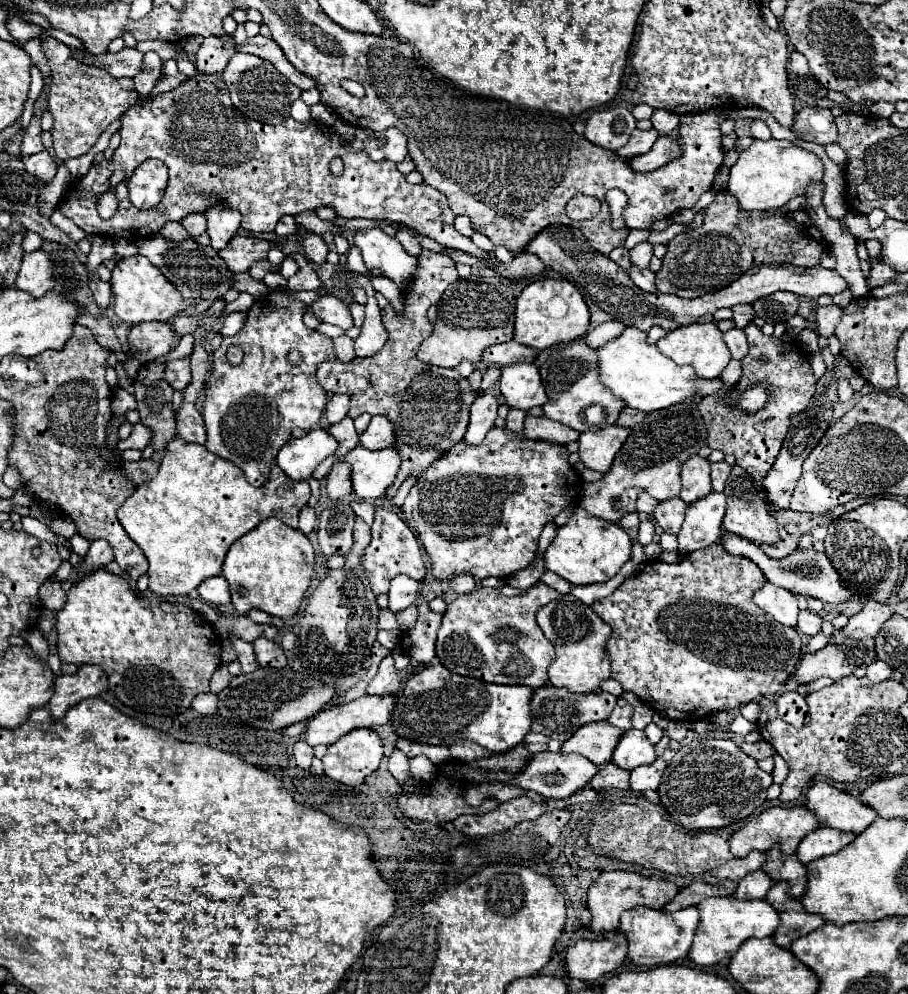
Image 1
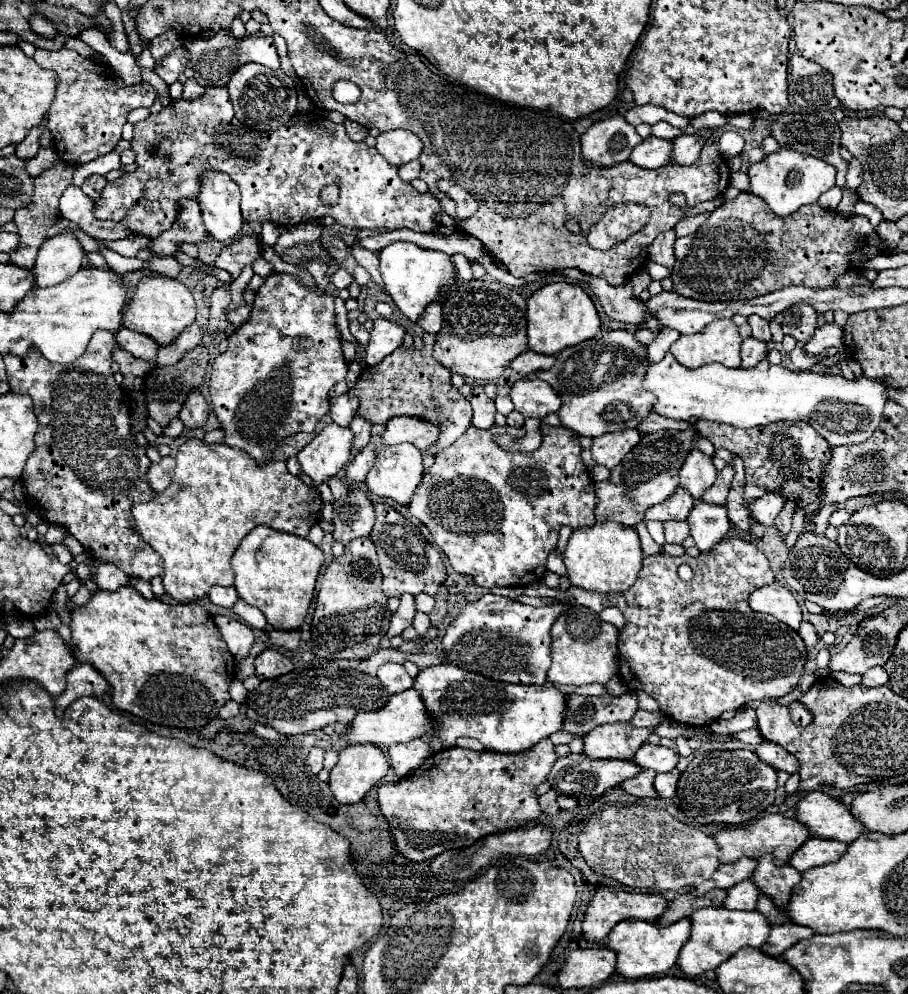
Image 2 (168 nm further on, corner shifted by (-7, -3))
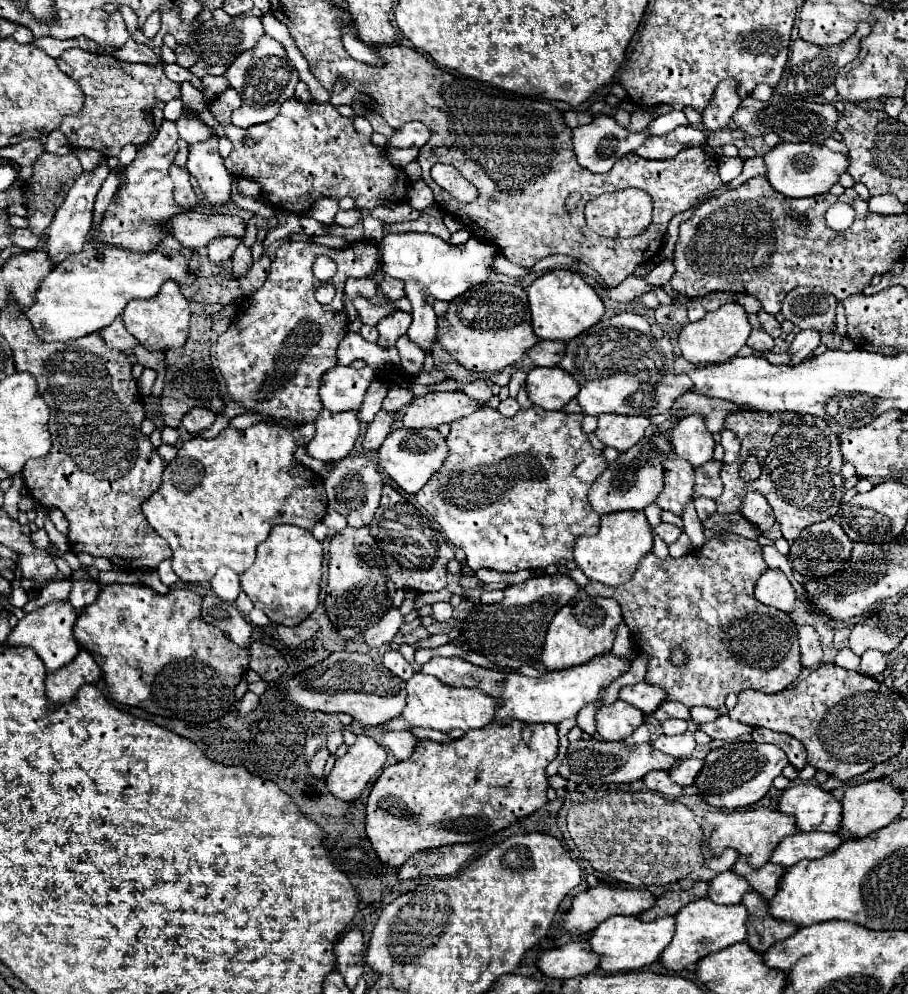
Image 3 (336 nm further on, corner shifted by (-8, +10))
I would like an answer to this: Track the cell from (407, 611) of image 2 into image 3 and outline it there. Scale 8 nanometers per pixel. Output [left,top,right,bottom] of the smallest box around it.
[363,607,403,647]

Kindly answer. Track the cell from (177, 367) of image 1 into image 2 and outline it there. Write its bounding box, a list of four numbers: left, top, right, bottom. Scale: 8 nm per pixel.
[180,392,208,428]

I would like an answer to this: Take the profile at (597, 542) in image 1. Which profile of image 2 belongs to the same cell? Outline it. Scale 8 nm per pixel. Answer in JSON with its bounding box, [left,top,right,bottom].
[564,522,644,592]

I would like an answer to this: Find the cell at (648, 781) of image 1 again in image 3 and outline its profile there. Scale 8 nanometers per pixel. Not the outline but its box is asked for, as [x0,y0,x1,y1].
[667,759,701,787]

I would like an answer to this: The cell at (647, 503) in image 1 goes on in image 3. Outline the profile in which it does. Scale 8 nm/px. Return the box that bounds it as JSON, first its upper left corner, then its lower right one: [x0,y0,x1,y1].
[655,453,695,515]

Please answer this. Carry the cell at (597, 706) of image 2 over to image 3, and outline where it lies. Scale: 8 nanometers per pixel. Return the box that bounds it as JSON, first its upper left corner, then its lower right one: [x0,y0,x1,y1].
[619,683,665,713]

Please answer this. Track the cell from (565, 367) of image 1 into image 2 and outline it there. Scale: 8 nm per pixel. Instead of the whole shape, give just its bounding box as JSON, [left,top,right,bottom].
[538,332,656,438]

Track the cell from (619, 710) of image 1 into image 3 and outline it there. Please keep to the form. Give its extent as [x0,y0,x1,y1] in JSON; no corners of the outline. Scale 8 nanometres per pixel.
[649,701,691,721]

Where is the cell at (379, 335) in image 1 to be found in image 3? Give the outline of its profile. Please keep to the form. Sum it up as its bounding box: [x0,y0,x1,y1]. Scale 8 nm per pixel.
[377,311,411,347]

